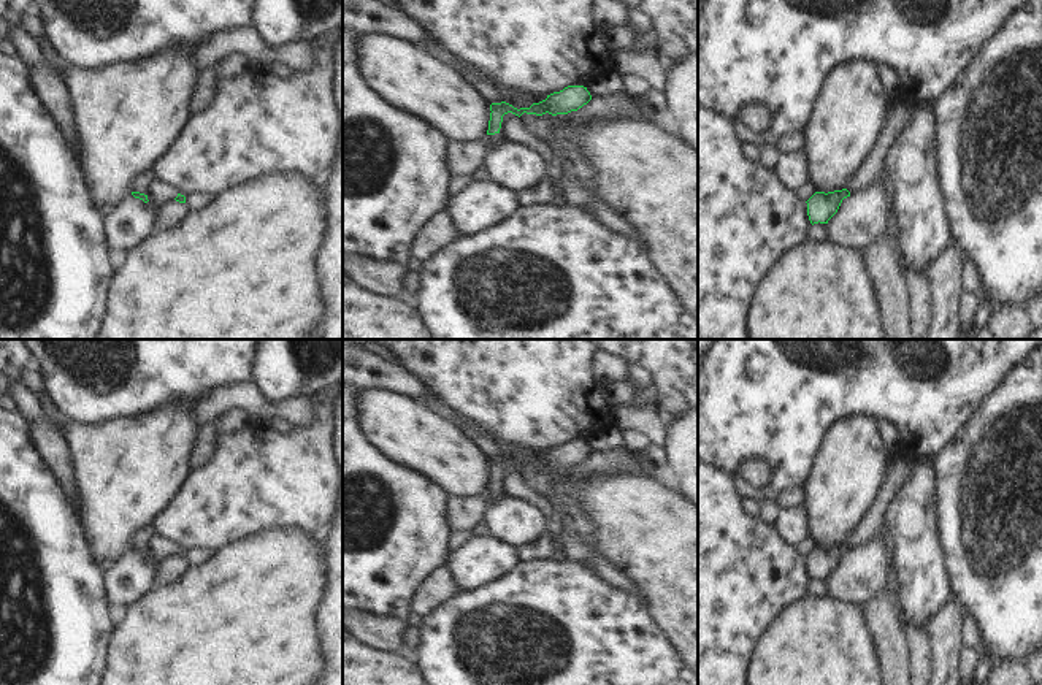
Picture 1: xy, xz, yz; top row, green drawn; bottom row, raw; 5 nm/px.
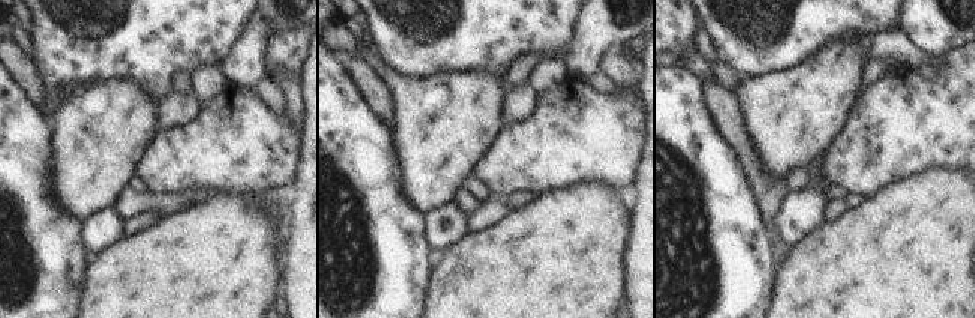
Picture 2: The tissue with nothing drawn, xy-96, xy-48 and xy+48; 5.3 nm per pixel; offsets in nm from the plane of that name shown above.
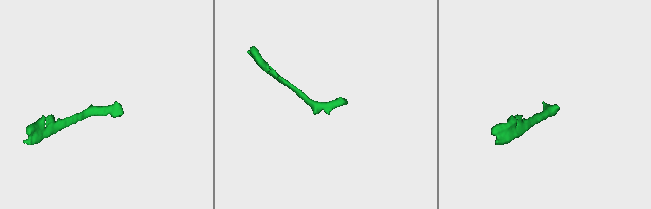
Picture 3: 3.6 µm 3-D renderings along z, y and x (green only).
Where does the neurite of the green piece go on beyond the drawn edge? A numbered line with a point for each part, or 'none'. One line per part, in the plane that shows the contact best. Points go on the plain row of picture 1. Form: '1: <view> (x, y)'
1: xy (140, 539)

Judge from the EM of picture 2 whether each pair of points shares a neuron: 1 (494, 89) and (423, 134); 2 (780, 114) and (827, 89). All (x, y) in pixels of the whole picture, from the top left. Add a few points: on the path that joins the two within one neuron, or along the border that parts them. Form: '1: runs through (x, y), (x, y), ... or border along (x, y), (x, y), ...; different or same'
1: runs through (476, 98), (441, 126); same
2: runs through (792, 114), (798, 113), (815, 98); same

